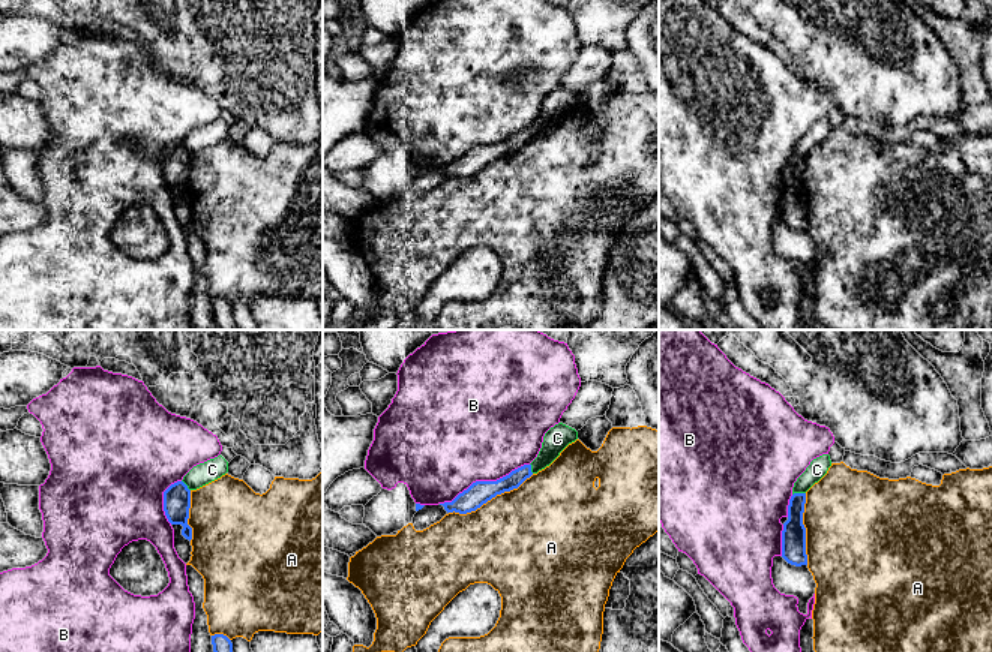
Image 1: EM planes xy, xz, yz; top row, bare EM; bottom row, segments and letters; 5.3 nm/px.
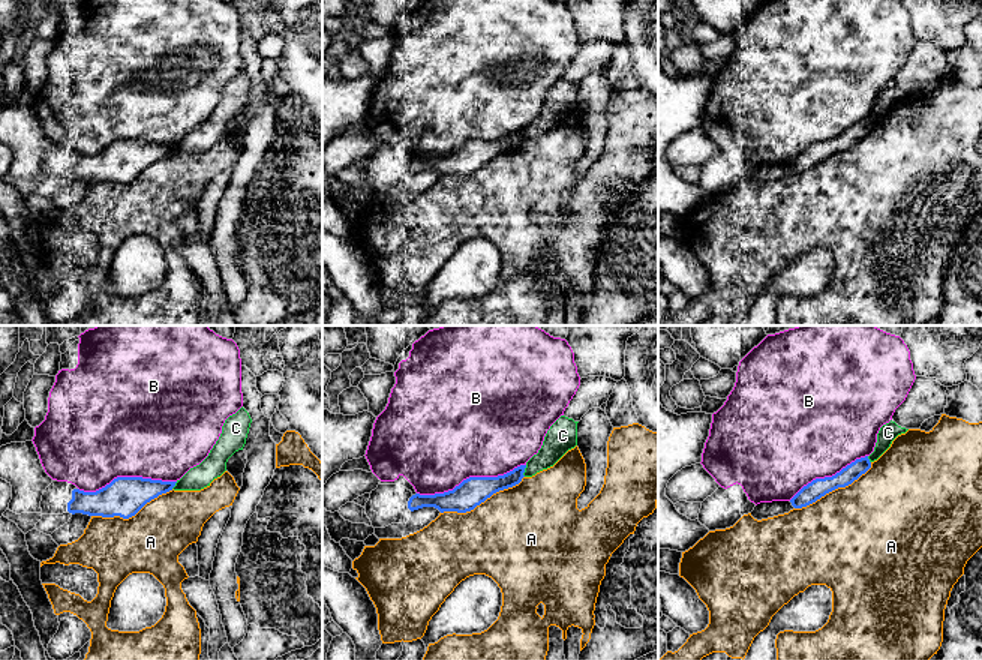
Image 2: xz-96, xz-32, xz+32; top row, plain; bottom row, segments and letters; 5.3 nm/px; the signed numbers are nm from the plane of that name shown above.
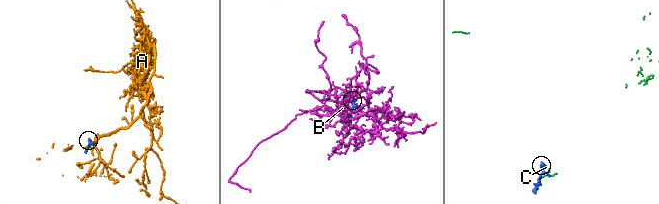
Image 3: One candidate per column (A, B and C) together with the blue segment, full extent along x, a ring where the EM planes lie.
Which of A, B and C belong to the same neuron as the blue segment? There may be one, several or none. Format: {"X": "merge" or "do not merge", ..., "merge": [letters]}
{"A": "do not merge", "B": "do not merge", "C": "do not merge", "merge": []}

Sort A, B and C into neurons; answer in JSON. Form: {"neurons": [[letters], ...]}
{"neurons": [["A"], ["B"], ["C"]]}

